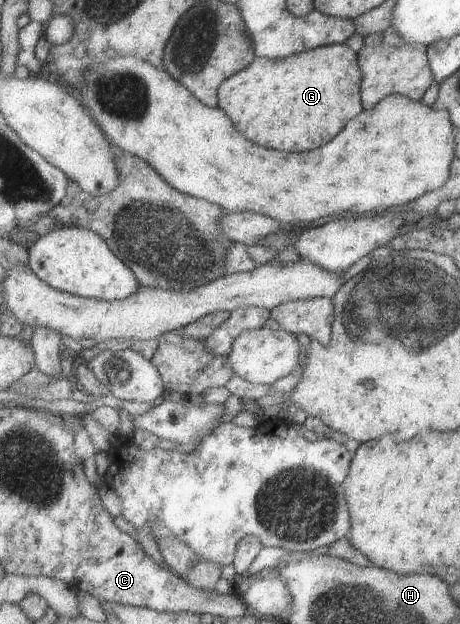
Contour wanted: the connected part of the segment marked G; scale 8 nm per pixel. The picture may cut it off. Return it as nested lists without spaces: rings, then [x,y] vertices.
[[[345,43],[282,58],[255,56],[248,66],[219,84],[217,105],[253,143],[279,151],[307,151],[327,143],[343,129],[345,121],[361,111],[361,78],[359,66],[349,75],[349,47]]]

